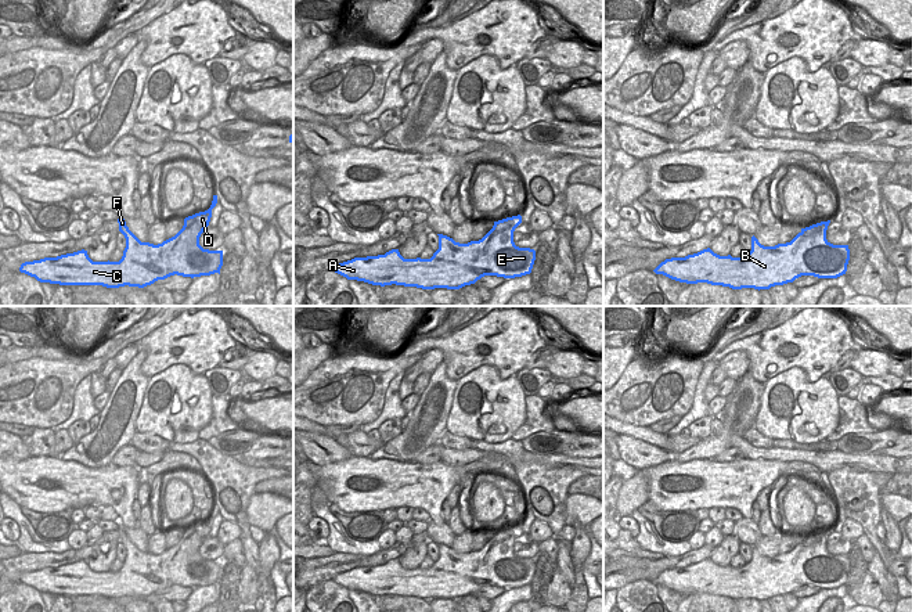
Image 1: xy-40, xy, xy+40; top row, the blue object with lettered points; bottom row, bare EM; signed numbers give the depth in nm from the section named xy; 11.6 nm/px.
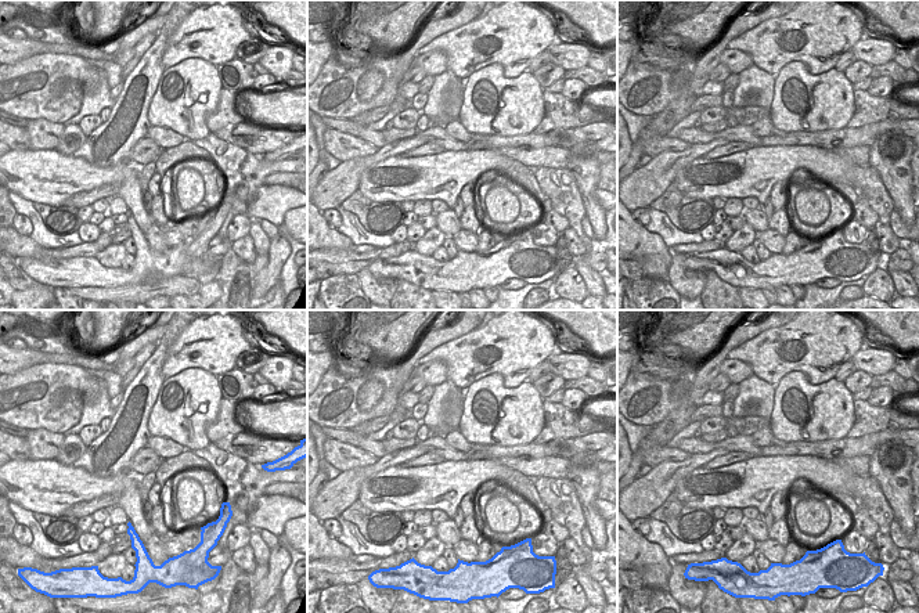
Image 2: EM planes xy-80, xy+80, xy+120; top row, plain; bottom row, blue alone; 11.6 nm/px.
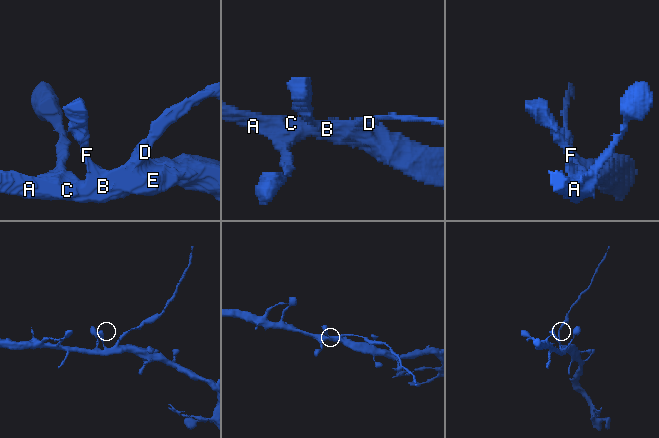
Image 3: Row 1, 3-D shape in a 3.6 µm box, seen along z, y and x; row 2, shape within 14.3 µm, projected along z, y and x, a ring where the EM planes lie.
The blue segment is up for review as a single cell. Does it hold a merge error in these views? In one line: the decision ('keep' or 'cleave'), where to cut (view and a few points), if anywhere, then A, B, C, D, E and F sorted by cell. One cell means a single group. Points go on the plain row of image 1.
cleave; cut xy-40 (191, 526), (198, 536), (205, 537); groups A B C E F / D

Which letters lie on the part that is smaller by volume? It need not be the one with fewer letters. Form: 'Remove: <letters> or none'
Remove: D

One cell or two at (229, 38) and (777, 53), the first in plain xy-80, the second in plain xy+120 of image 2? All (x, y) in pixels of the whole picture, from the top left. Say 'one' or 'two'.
one

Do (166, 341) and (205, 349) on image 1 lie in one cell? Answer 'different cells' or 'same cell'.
same cell

